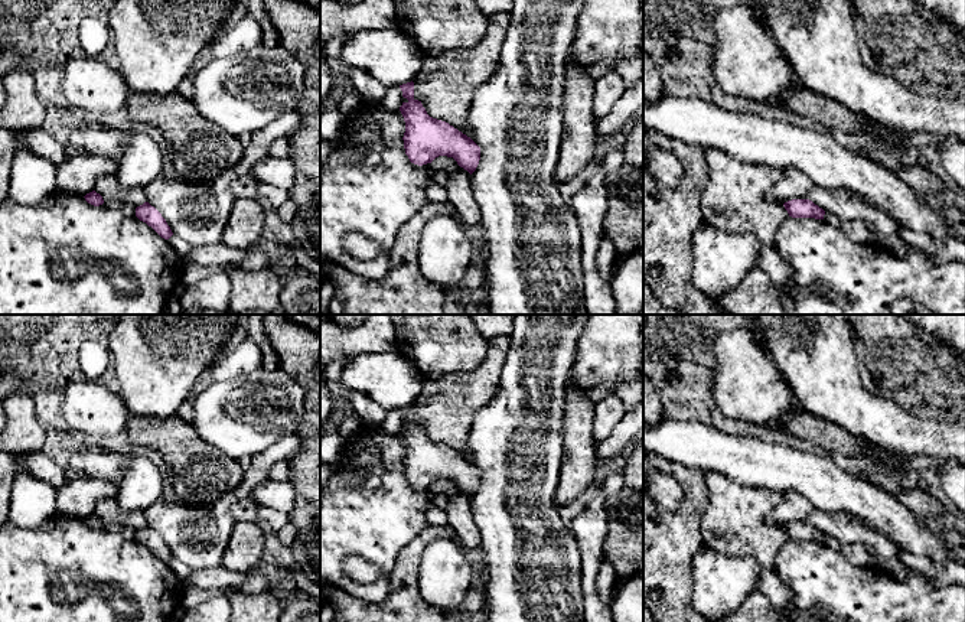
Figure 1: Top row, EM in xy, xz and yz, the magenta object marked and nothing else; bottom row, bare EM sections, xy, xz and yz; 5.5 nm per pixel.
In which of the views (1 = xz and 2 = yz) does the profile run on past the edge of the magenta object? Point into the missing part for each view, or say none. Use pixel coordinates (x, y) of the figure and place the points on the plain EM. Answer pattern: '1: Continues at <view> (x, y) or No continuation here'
1: No continuation here
2: No continuation here

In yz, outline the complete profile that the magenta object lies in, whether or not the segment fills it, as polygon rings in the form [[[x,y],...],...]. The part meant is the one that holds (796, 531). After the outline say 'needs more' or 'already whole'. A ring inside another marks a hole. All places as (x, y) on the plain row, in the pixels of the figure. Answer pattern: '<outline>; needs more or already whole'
[[[792,522],[783,527],[792,541],[824,543],[825,534],[809,522]]]; already whole

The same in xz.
[[[413,404],[400,411],[408,423],[400,434],[405,444],[402,463],[410,485],[423,489],[439,479],[447,479],[472,498],[480,483],[480,470],[449,446],[430,440],[421,424],[414,421]]]; already whole

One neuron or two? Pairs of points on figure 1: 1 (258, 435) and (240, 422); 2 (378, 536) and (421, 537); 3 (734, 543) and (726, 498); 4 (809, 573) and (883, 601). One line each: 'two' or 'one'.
1: one
2: two
3: one
4: one

